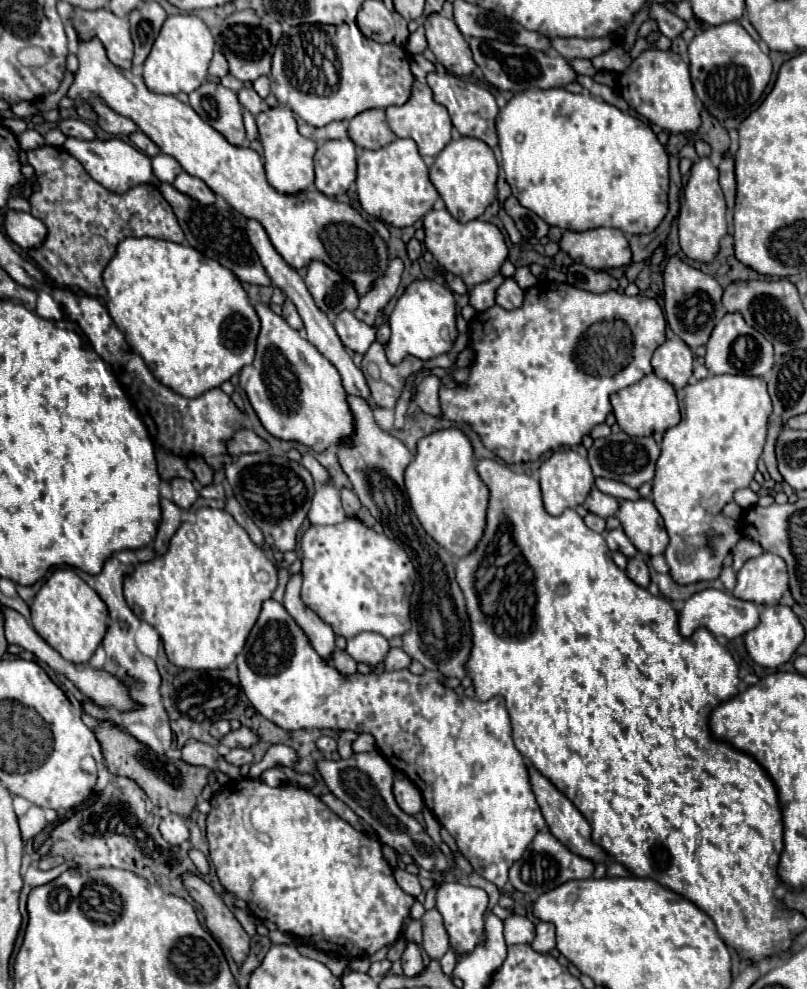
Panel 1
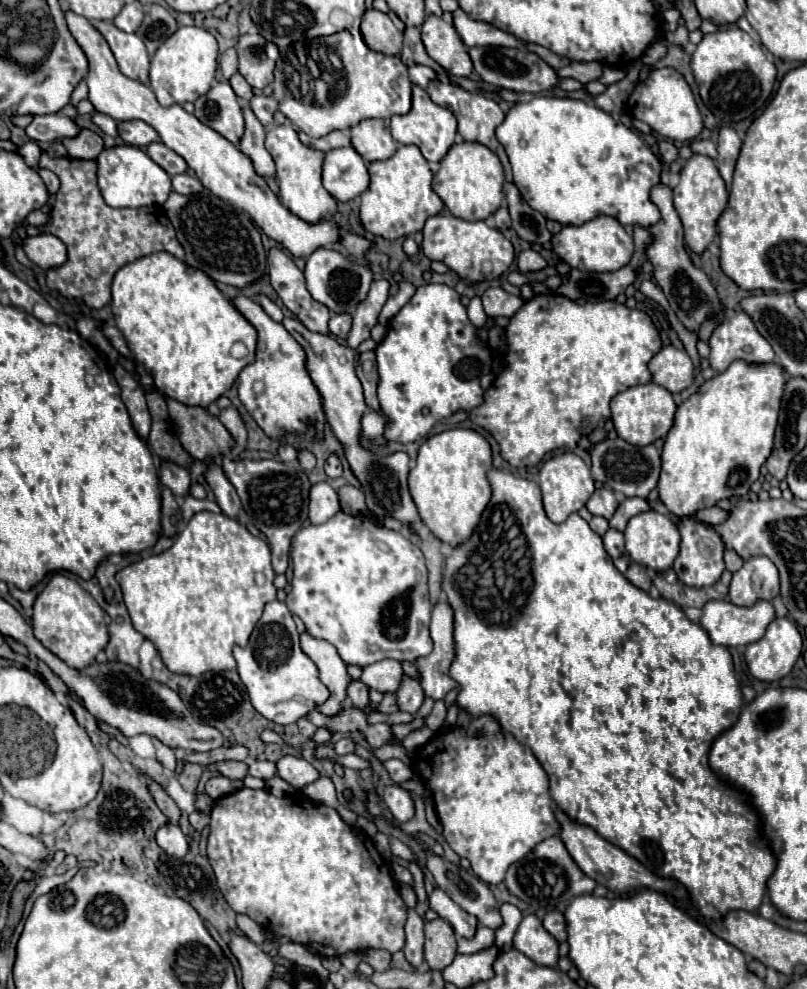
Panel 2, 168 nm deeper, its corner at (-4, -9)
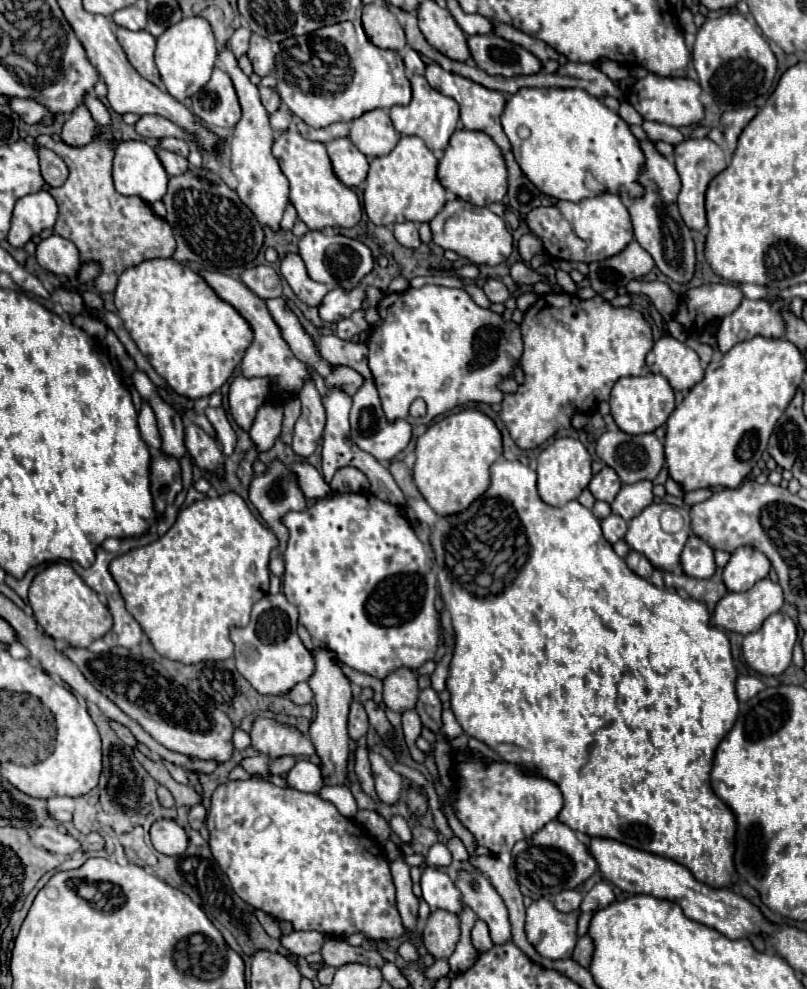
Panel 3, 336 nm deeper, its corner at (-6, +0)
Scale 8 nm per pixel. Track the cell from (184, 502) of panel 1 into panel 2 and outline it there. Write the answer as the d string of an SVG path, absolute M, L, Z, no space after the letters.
M162 460L160 464L160 482L168 486L176 496L186 496L190 490L190 472L184 466Z

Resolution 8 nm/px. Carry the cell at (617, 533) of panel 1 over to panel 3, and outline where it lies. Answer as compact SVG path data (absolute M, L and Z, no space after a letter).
M610 515L606 519L602 519L602 531L608 543L616 543L620 539L624 539L626 535L626 521L618 515Z

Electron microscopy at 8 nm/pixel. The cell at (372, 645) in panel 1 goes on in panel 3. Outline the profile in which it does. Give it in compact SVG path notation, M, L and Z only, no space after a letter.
M396 669L384 679L384 703L392 711L402 713L406 709L412 709L418 691L416 673L412 669Z

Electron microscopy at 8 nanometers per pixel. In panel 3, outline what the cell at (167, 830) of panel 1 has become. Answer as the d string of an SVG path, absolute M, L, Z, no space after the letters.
M160 819L150 827L152 845L164 855L182 855L188 847L186 831L172 819Z

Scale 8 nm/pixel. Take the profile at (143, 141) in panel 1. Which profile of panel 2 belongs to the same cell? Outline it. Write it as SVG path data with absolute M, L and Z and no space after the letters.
M152 142L152 144L148 144L148 146L146 146L146 152L148 152L148 156L150 156L156 164L160 164L170 176L182 174L182 172L186 172L186 168L188 168L186 160L184 160L182 156L178 156L174 150L170 150L170 148L168 148L166 144L162 144L162 142Z

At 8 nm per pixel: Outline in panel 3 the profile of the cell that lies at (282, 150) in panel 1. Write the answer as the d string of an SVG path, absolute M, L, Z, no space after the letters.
M288 129L276 137L272 153L278 159L282 173L290 181L290 203L296 207L298 217L310 229L354 227L360 221L360 201L350 187L336 179L326 155L326 147L322 143L308 141L298 131Z

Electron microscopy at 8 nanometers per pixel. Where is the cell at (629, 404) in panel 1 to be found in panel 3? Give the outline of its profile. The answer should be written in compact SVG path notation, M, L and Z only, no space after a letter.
M646 375L646 377L624 377L618 379L612 395L610 395L610 413L616 421L616 425L630 435L642 435L652 433L658 427L662 427L668 419L668 415L674 409L674 389L662 375Z

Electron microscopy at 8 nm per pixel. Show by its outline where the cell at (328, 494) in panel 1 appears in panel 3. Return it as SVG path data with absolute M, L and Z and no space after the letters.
M298 463L292 467L298 475L298 481L300 481L300 489L304 491L306 499L312 499L312 501L320 501L322 497L328 497L332 493L330 485L324 481L322 473L318 469L314 469L312 465L308 463Z

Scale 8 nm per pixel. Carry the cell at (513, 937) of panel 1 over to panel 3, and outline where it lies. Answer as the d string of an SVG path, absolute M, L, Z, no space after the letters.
M546 899L534 901L526 909L526 937L546 959L568 959L576 945L578 911L560 913Z

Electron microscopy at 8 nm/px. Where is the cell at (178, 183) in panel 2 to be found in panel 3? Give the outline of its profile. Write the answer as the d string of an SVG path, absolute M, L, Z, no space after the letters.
M156 149L158 151L158 157L166 169L166 173L172 177L172 175L182 175L186 173L188 169L188 159L172 153L172 151L164 151L164 149Z

